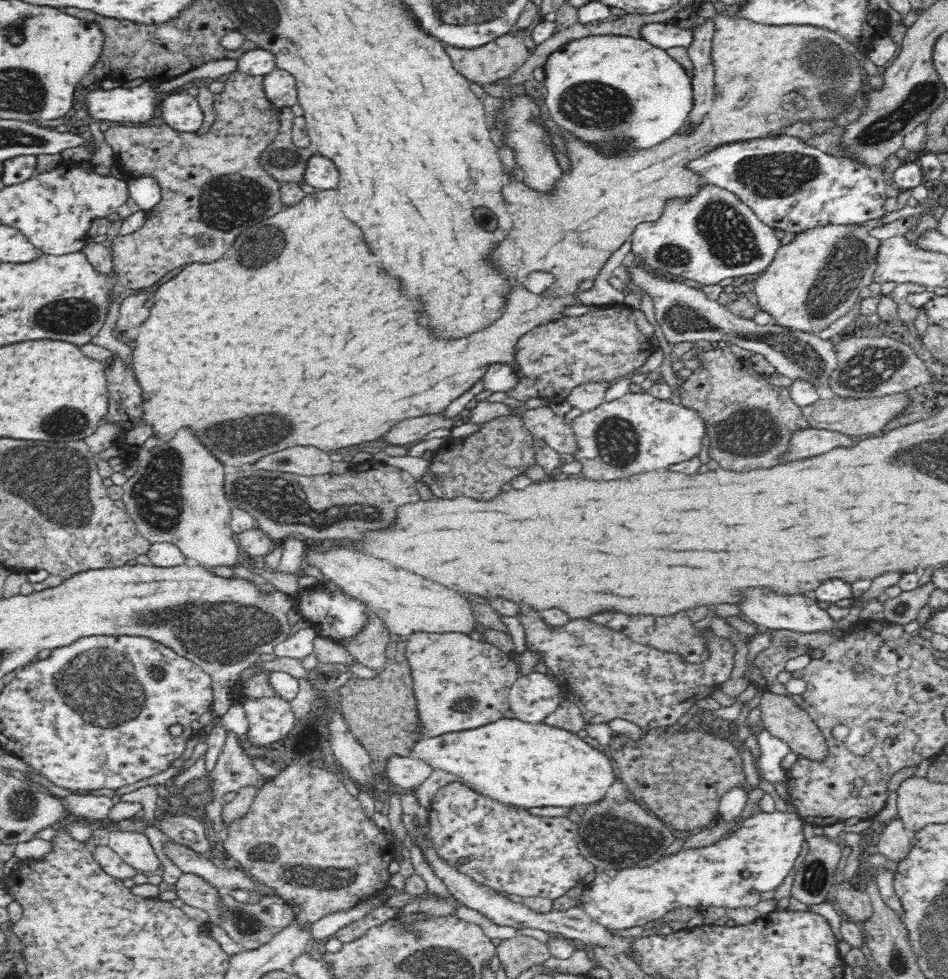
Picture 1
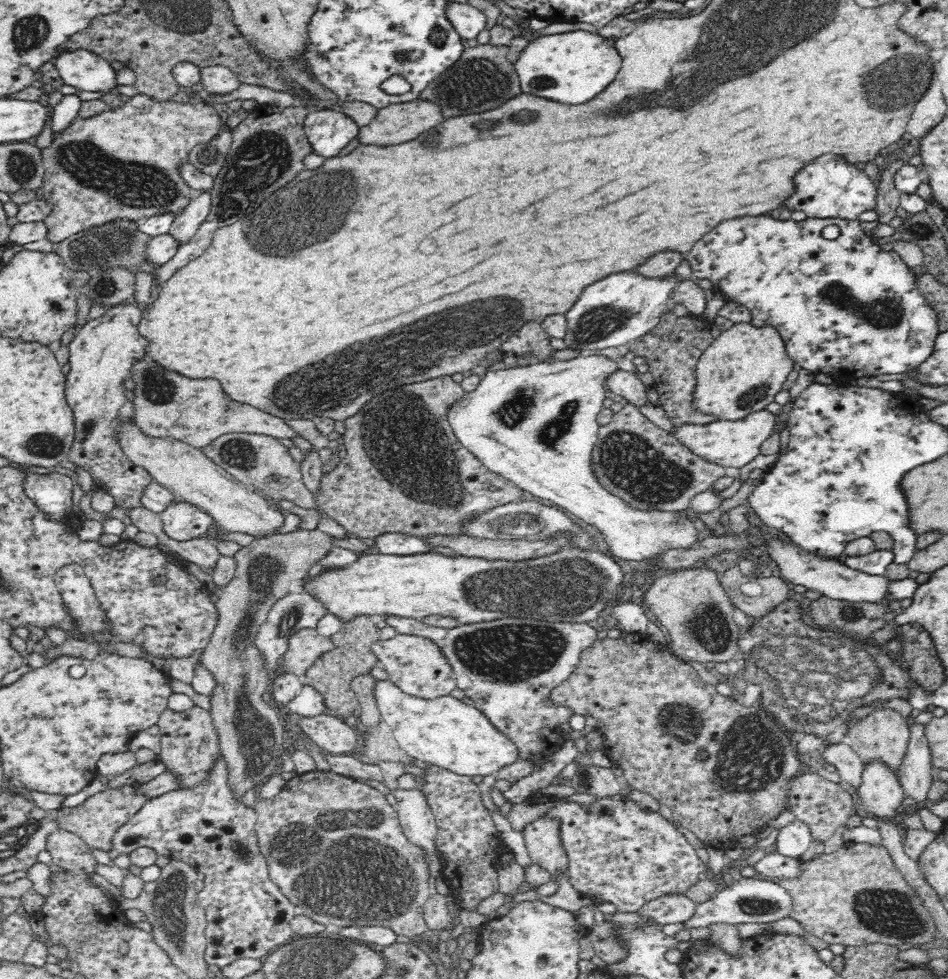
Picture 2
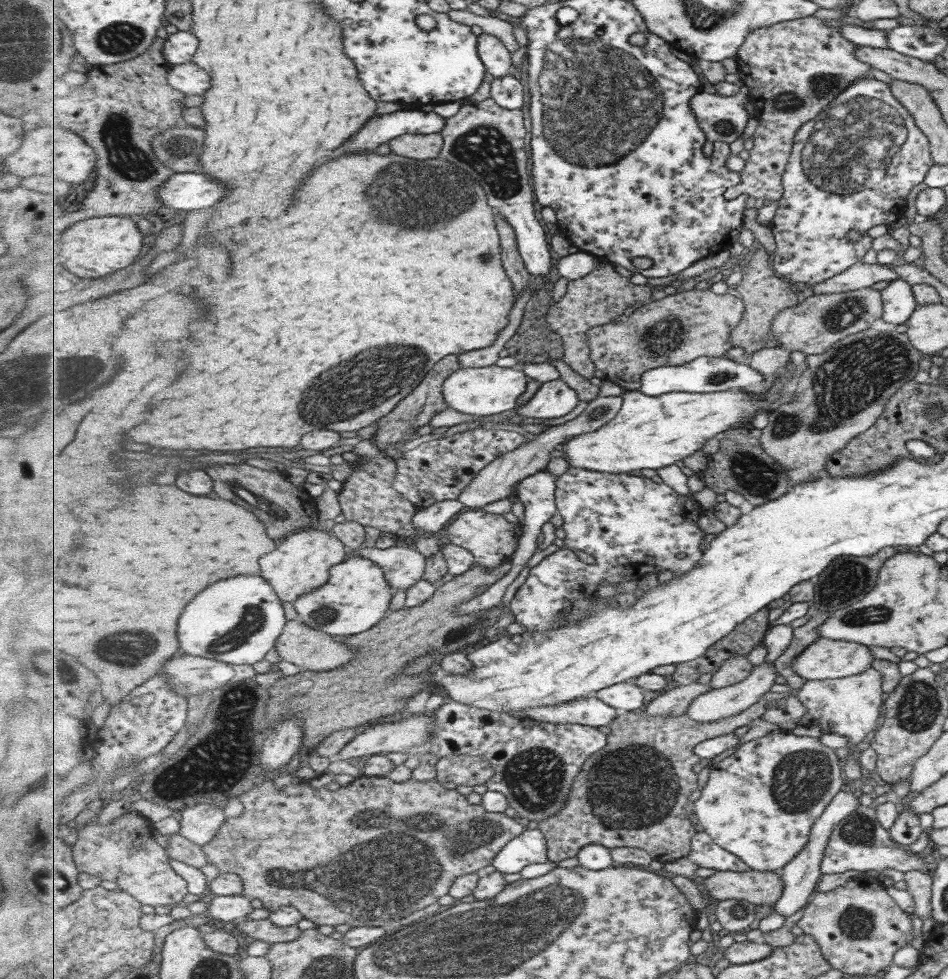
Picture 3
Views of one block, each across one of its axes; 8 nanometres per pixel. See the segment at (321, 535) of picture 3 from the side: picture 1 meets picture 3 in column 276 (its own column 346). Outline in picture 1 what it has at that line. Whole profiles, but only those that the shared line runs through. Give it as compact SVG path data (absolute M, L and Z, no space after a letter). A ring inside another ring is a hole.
M309 543L306 548L308 564L317 567L326 580L338 583L348 595L364 599L376 617L385 622L385 626L400 637L409 638L420 632L446 633L458 632L464 635L476 632L474 608L462 594L430 582L422 576L416 576L408 570L394 568L388 562L364 556L344 547L319 550L320 543Z

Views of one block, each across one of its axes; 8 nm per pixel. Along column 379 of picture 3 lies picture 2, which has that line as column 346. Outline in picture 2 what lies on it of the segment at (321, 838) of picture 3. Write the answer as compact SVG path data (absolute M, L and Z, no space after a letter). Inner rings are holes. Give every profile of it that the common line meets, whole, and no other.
M315 770L287 780L285 787L278 794L272 798L255 802L252 807L256 813L256 842L266 859L268 876L278 886L283 896L292 899L298 915L312 916L313 919L324 926L380 926L390 928L397 935L402 934L402 936L410 937L419 936L428 930L422 907L429 898L432 887L428 883L430 875L428 875L428 869L426 869L424 851L408 841L408 837L402 831L397 809L388 804L388 800L382 792L366 783L361 783L357 779L331 771L320 772L320 770Z

